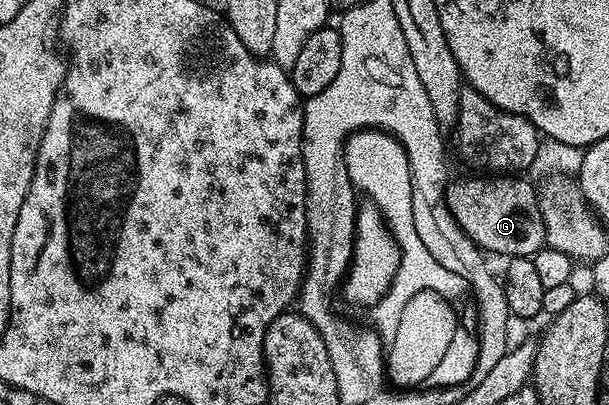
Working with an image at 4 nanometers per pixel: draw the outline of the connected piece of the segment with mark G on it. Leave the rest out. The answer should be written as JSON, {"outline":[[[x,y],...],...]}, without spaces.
{"outline":[[[508,174],[472,178],[474,179],[464,181],[453,179],[446,187],[444,204],[461,230],[480,250],[502,254],[505,258],[530,258],[545,247],[542,216],[538,212],[537,191],[533,183]]]}

